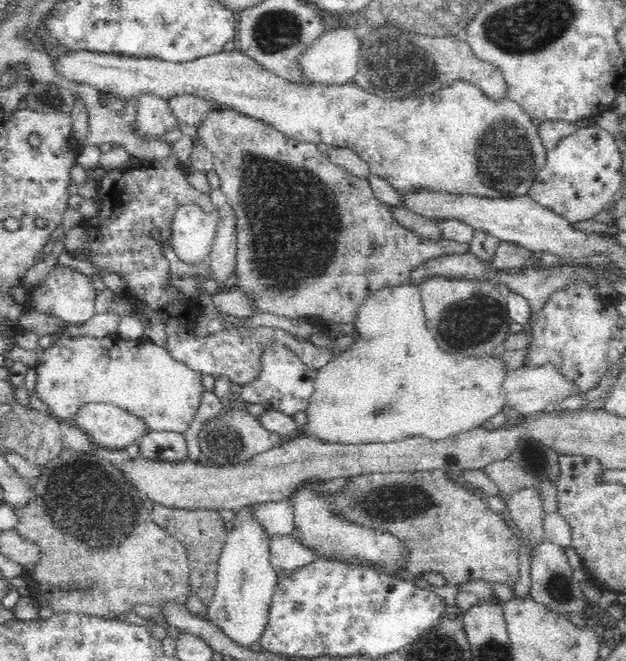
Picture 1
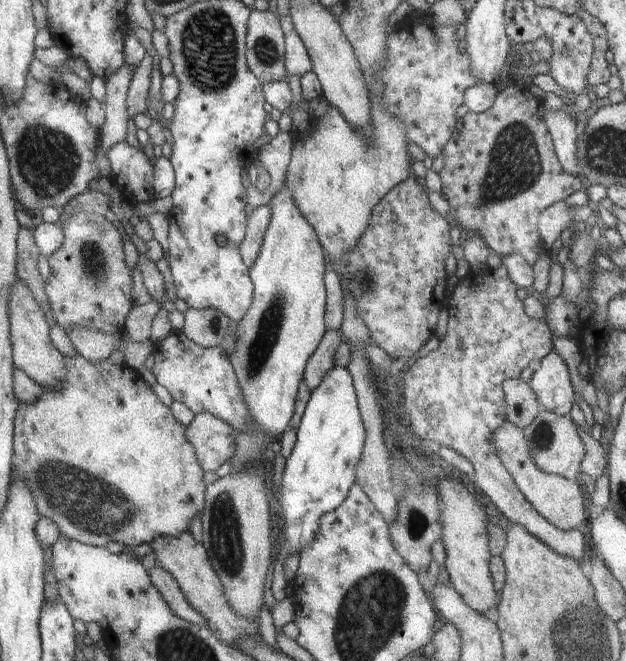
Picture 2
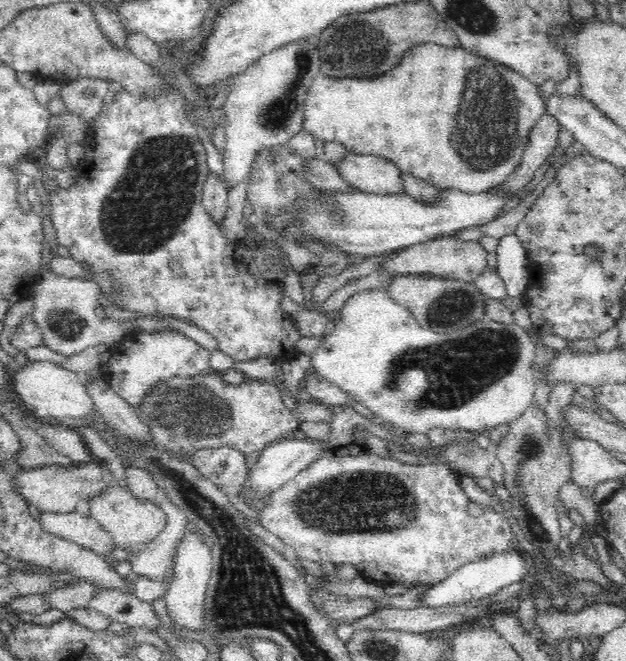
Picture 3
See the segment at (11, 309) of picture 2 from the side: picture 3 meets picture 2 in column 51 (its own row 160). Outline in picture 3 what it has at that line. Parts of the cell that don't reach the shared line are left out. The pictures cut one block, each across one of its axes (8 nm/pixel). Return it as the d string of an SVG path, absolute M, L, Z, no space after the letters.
M347 151L345 157L338 163L337 171L348 184L358 191L366 193L404 193L401 170L391 161L381 156L368 153L352 153Z

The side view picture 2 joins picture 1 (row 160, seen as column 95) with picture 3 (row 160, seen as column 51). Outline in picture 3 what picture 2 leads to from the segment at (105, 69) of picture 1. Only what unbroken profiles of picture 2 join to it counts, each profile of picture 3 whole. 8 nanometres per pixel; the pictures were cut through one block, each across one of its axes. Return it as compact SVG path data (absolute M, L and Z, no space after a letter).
M424 43L409 48L400 59L398 68L394 68L378 78L370 78L370 80L366 80L366 78L336 78L318 73L316 78L312 80L306 100L304 100L304 126L302 128L324 143L338 141L347 148L347 151L352 153L368 153L391 160L402 173L408 173L416 178L420 177L440 190L460 189L466 193L477 193L502 185L516 170L521 161L529 132L544 114L546 114L545 100L538 94L538 85L528 80L528 77L522 76L522 73L516 72L500 62L468 52L462 45L448 47L438 43Z

